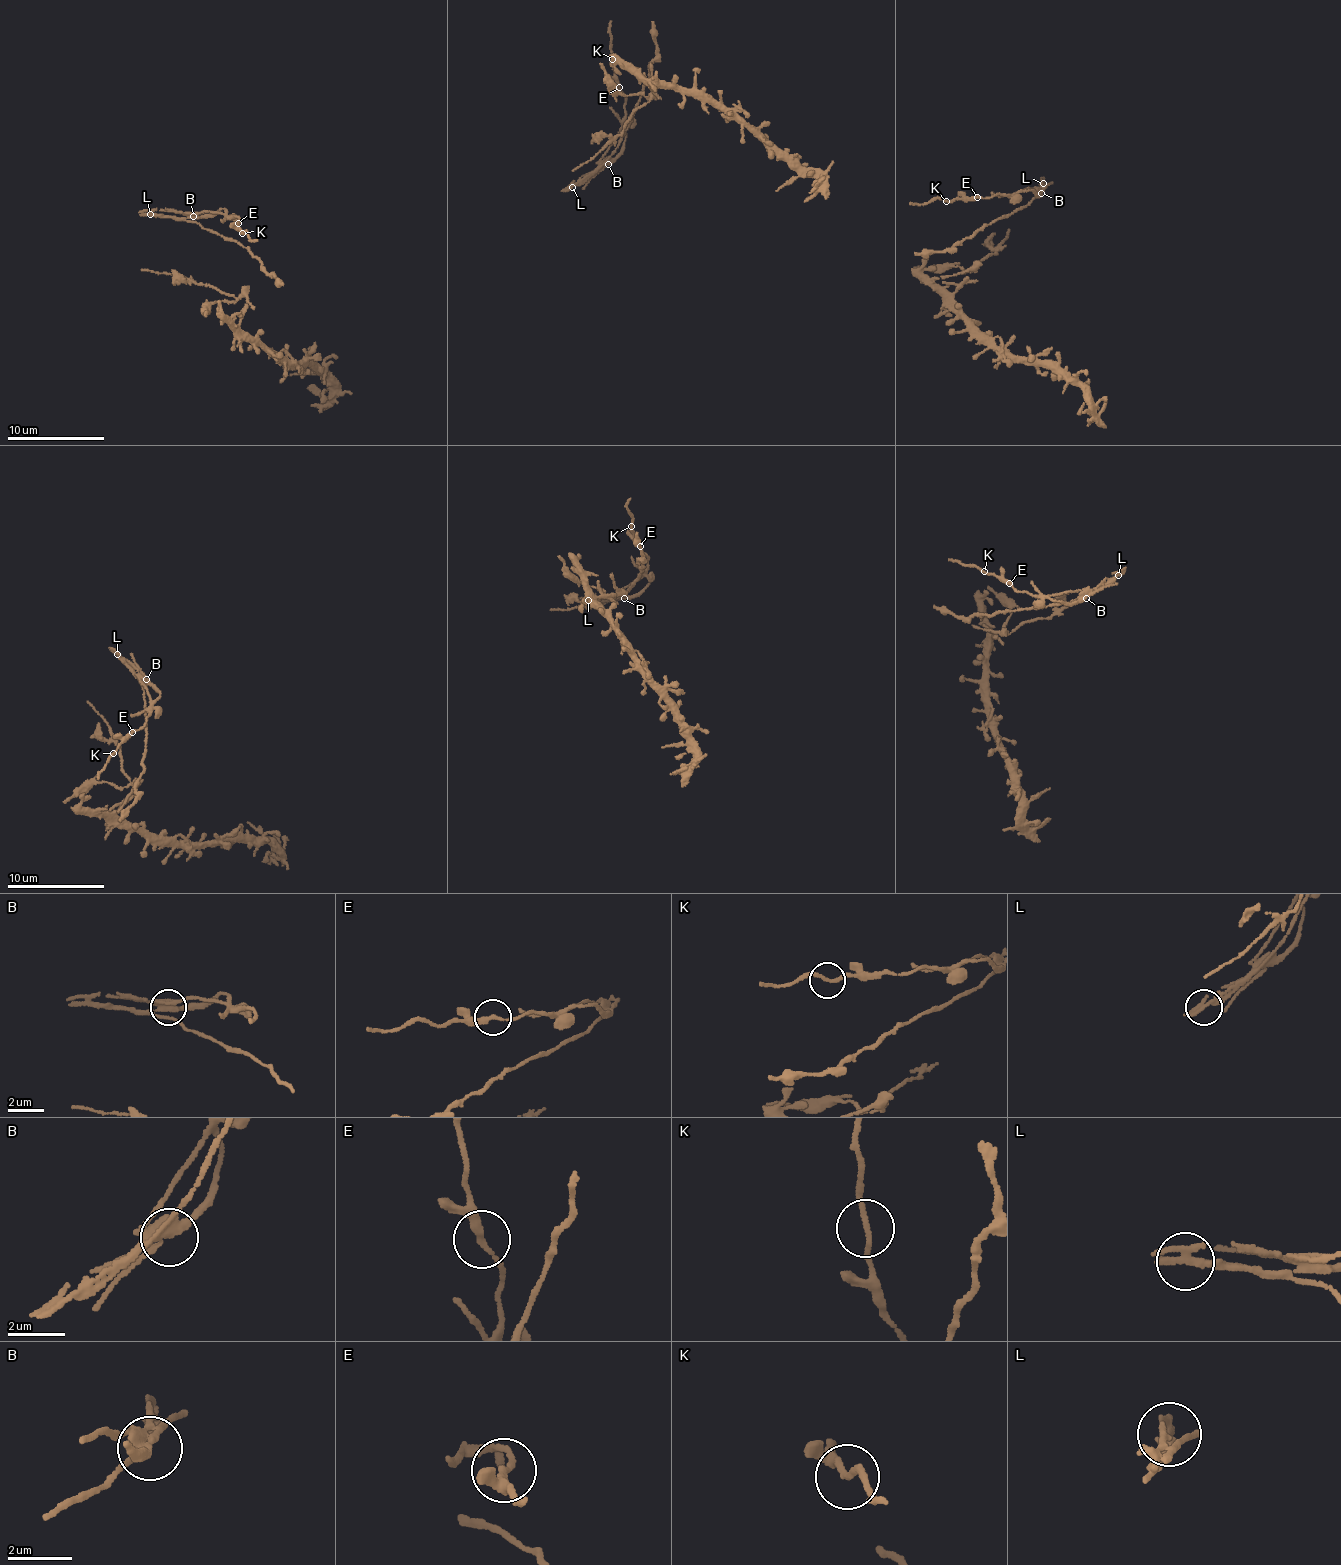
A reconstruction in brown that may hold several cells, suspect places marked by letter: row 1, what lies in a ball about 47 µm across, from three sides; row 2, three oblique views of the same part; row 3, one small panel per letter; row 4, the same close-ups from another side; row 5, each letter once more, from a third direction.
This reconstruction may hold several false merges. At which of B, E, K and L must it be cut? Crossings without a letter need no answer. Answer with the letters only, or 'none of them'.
B, L

